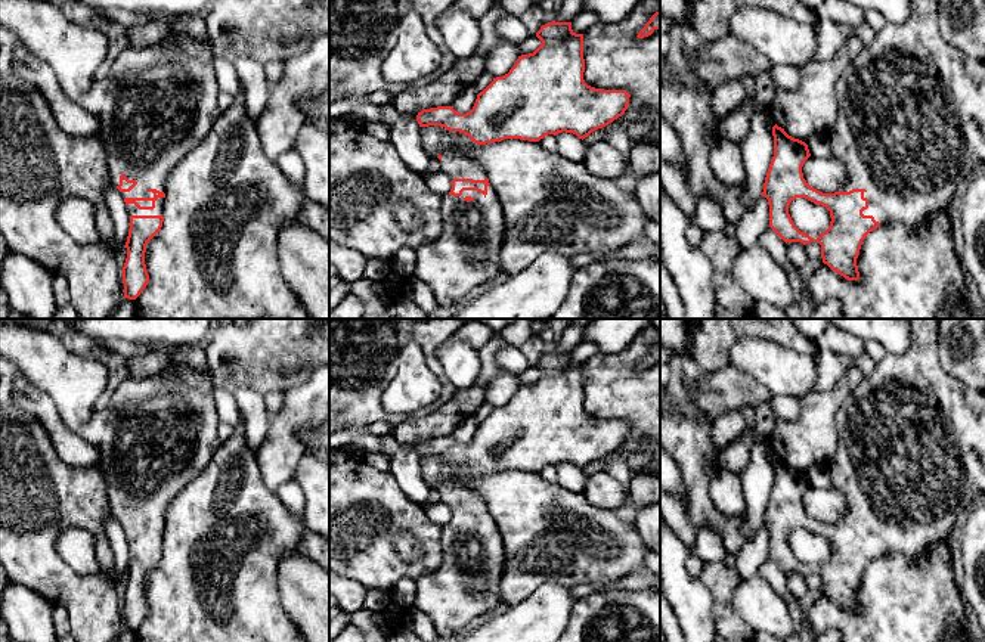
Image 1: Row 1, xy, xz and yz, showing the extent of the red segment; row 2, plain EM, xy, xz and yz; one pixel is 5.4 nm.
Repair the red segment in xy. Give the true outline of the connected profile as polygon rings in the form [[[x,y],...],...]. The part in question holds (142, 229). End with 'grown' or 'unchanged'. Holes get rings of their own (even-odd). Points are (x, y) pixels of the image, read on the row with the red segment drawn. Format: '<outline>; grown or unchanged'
[[[154,44],[120,53],[106,77],[93,84],[80,100],[99,120],[96,134],[106,149],[109,180],[124,198],[130,215],[123,267],[124,298],[136,300],[149,282],[145,252],[148,242],[162,227],[167,176],[207,137],[219,120],[219,93],[213,63]]]; grown

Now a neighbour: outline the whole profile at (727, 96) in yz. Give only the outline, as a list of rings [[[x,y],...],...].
[[[732,78],[712,89],[710,93],[712,111],[718,117],[718,120],[721,120],[746,100],[747,84],[744,80]]]

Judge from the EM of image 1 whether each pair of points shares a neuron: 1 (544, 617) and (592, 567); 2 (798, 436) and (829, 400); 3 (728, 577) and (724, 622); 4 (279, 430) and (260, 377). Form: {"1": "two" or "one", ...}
{"1": "two", "2": "one", "3": "one", "4": "two"}

